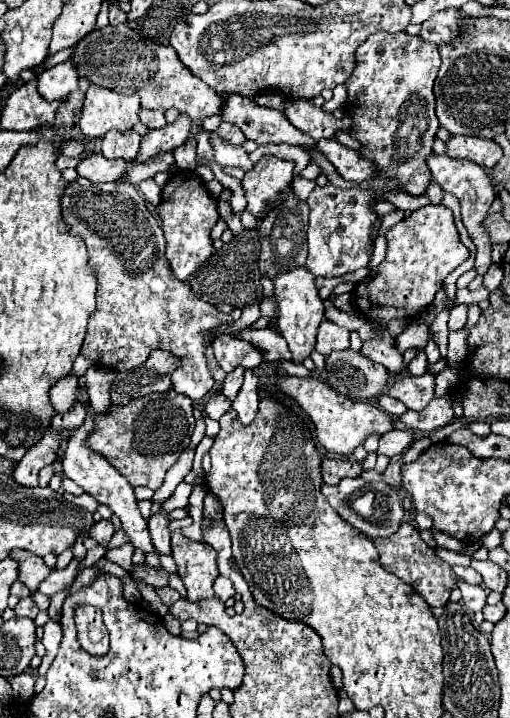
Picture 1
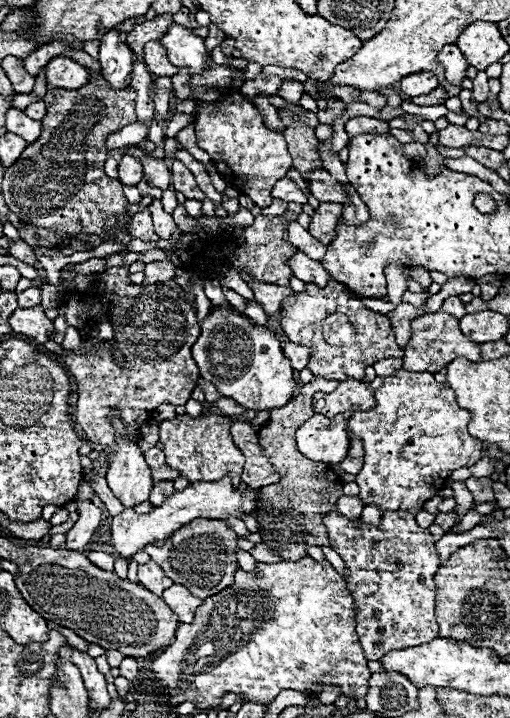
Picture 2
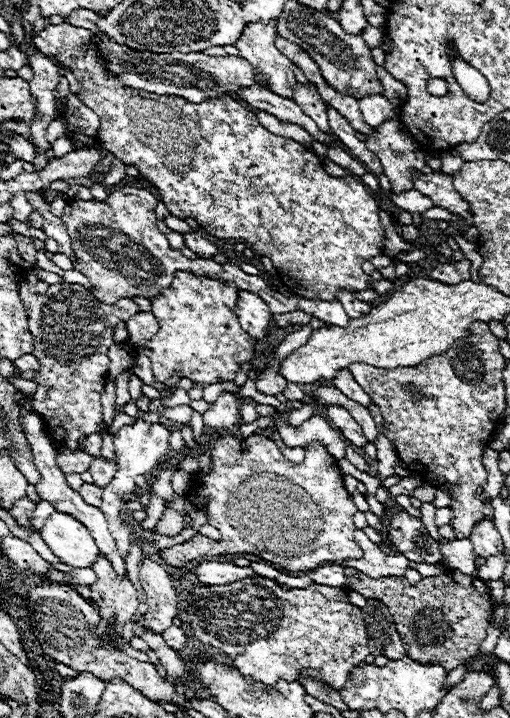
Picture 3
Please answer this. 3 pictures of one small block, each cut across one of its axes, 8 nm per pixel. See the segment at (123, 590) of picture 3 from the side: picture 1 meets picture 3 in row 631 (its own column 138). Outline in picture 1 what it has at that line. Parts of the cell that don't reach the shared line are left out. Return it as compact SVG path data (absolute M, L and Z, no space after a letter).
M92 84L84 96L78 124L88 138L102 138L112 128L128 132L130 128L134 128L134 124L140 122L138 108L138 94L124 96Z

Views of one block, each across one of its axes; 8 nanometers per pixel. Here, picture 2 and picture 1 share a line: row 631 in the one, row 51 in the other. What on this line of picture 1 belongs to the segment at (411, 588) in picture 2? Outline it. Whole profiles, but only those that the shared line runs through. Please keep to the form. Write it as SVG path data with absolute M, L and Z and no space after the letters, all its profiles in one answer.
M378 32L356 50L356 68L344 82L348 90L344 110L354 122L350 136L362 144L358 154L376 166L376 176L368 182L384 192L420 196L430 186L432 174L426 158L432 154L436 130L440 128L432 92L438 68L438 46L406 32Z

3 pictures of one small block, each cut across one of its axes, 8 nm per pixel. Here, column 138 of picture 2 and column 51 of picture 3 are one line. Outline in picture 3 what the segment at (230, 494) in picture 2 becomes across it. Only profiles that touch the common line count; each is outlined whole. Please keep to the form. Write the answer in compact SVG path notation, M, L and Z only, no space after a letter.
M52 512L40 530L46 546L68 566L86 568L94 564L98 546L92 534L74 516Z

